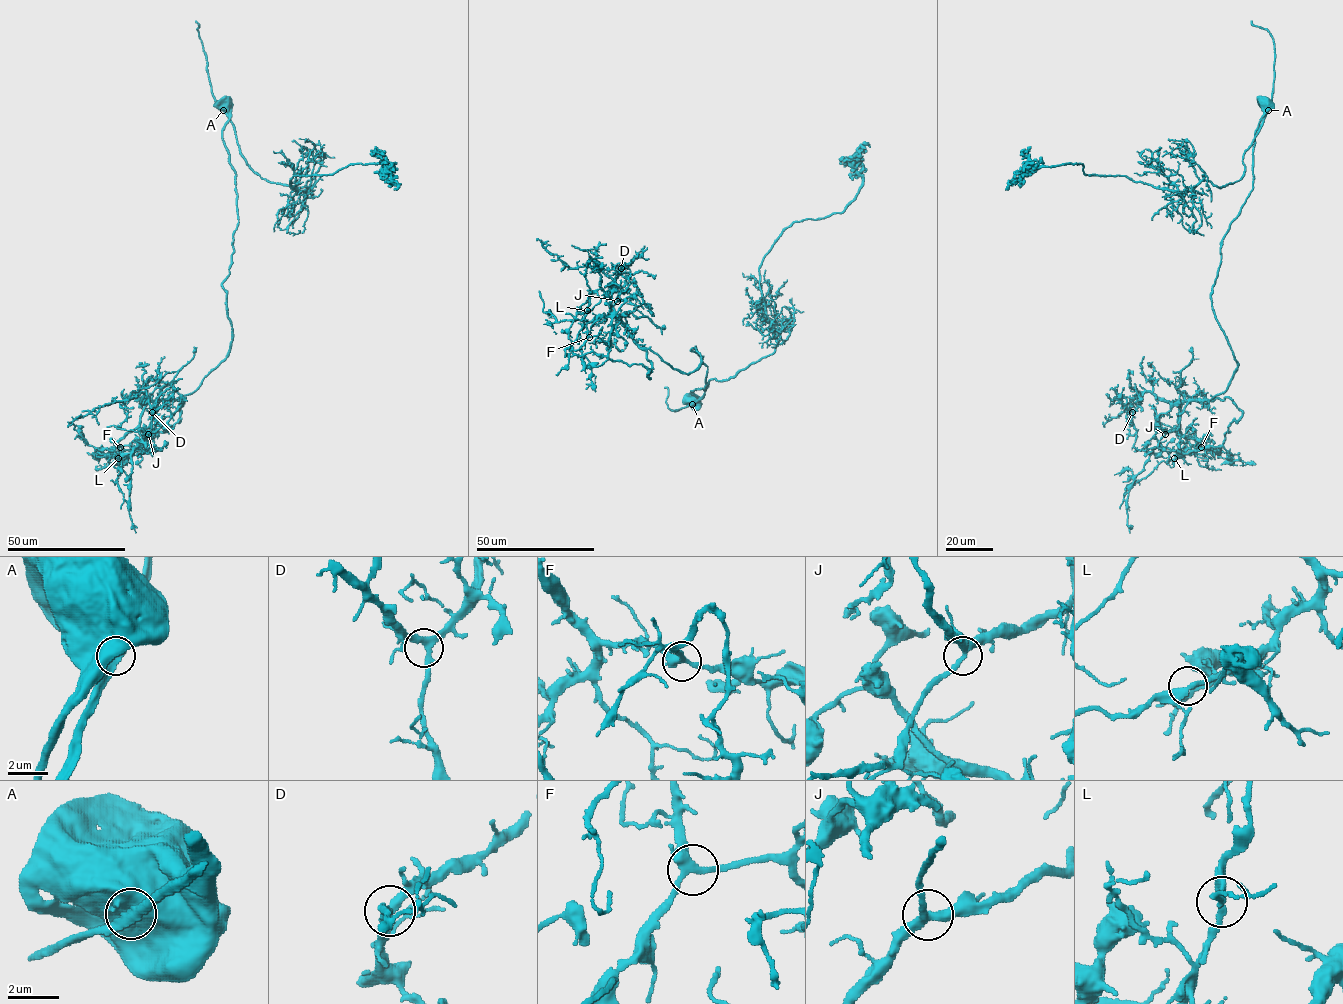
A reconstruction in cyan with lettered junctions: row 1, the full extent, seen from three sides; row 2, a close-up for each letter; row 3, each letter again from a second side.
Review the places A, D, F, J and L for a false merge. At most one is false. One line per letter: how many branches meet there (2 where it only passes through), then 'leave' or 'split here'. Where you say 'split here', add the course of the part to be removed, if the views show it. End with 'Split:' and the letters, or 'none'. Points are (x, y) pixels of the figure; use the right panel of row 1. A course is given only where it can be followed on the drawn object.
A: branches 3; split here; course (1268, 110), (1243, 175), (1226, 186), (1200, 181), (1173, 191), (1086, 175), (1080, 163), (1028, 163), (1007, 190)
D: branches 3; leave
F: branches 3; leave
J: branches 3; leave
L: branches 3; leave
Split: A

